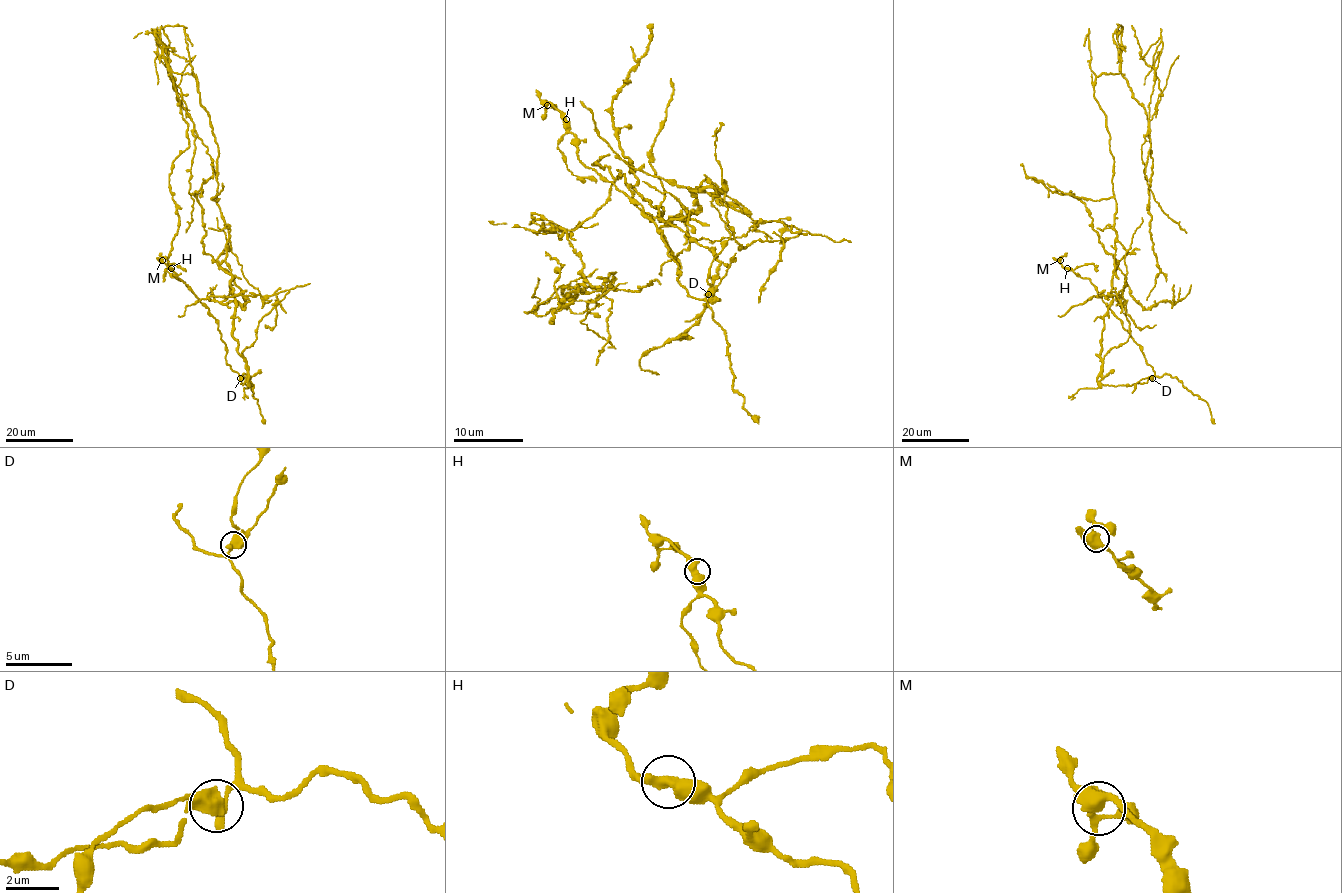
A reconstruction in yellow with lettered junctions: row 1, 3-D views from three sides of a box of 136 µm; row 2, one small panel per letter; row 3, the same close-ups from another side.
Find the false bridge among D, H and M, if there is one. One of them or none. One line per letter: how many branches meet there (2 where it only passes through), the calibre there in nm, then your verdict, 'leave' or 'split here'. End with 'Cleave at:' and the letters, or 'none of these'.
D: branches 2; calibre 600 nm; split here
H: branches 2; calibre 550 nm; leave
M: branches 3; calibre 480 nm; leave
Cleave at: D

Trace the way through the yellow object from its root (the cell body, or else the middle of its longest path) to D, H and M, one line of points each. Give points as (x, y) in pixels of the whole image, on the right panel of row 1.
D: (1116, 208), (1112, 303), (1103, 317), (1101, 369), (1097, 381), (1104, 385), (1118, 386), (1143, 383), (1152, 378)
H: (1116, 208), (1112, 303), (1103, 317), (1097, 381), (1146, 382), (1154, 371), (1142, 348), (1090, 280), (1067, 268)
M: (1116, 208), (1112, 303), (1103, 317), (1097, 381), (1146, 382), (1154, 371), (1142, 348), (1090, 280), (1060, 260)

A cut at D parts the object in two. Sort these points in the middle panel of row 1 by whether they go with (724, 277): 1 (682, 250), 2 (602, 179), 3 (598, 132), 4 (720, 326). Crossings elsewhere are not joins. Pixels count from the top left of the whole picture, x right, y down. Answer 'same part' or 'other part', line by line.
1: same part
2: other part
3: same part
4: other part

